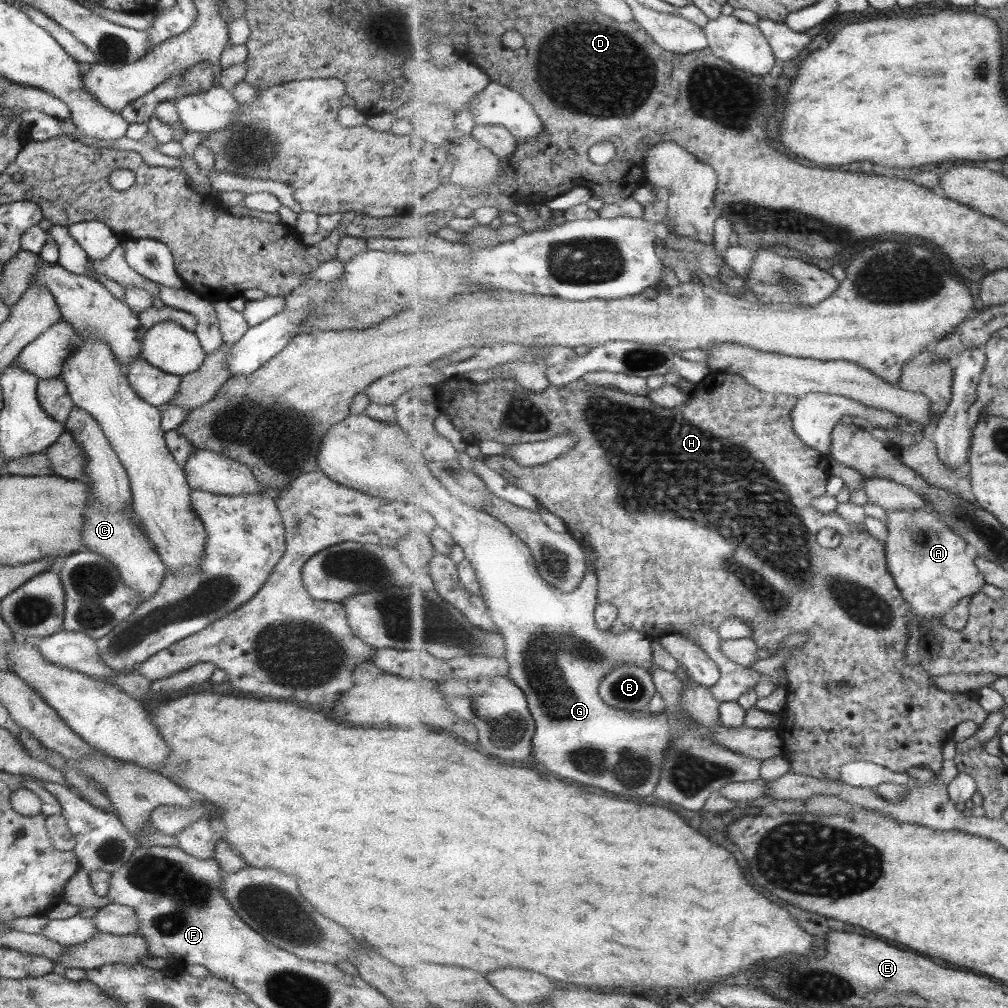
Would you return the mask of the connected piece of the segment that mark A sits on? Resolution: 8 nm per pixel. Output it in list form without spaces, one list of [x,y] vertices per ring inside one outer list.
[[[927,507],[915,510],[887,511],[889,538],[887,540],[886,560],[891,575],[894,576],[902,596],[915,609],[923,624],[932,625],[935,621],[943,623],[942,618],[949,609],[959,606],[963,598],[972,598],[982,593],[985,578],[981,576],[979,568],[975,566],[973,552],[959,534],[947,527],[938,514]]]

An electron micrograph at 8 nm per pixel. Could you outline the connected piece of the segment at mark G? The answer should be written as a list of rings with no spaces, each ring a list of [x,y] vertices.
[[[362,412],[362,413],[359,413],[359,414],[358,414],[358,415],[348,415],[348,416],[347,416],[347,417],[345,417],[345,418],[344,418],[344,419],[343,419],[343,420],[342,420],[342,421],[341,421],[341,422],[337,422],[337,423],[335,423],[335,424],[334,424],[334,425],[333,425],[333,426],[331,426],[331,427],[329,427],[329,428],[328,428],[328,429],[327,429],[327,432],[326,432],[326,433],[325,433],[325,434],[324,434],[324,435],[323,435],[323,438],[322,438],[322,441],[321,441],[321,442],[320,442],[320,449],[319,449],[319,452],[318,452],[318,453],[317,453],[317,458],[316,458],[316,463],[317,463],[317,466],[318,466],[318,468],[317,468],[317,470],[318,470],[318,471],[319,471],[319,472],[321,472],[321,473],[323,473],[323,474],[324,474],[324,475],[325,475],[325,476],[326,476],[326,477],[327,477],[327,478],[329,478],[329,479],[331,479],[331,480],[332,480],[332,481],[333,481],[333,482],[337,482],[337,483],[339,483],[339,484],[340,484],[340,485],[341,485],[341,486],[347,486],[347,487],[350,487],[350,488],[351,488],[351,489],[353,489],[353,490],[357,490],[357,491],[362,491],[362,493],[363,493],[363,494],[369,494],[369,495],[371,495],[371,496],[378,496],[378,497],[379,497],[379,498],[385,498],[385,499],[390,499],[390,500],[397,500],[397,501],[401,501],[401,502],[403,502],[403,501],[404,501],[404,502],[405,502],[405,504],[407,504],[407,502],[409,502],[409,504],[407,504],[407,505],[408,505],[408,511],[409,511],[409,512],[411,512],[411,514],[412,514],[412,515],[413,515],[413,517],[414,517],[414,518],[416,518],[416,519],[421,519],[421,520],[423,520],[423,521],[425,521],[425,522],[426,522],[426,523],[432,523],[432,524],[434,524],[434,525],[436,525],[436,526],[438,526],[438,527],[442,527],[442,528],[445,528],[445,530],[447,530],[447,531],[449,531],[449,532],[450,532],[450,534],[451,534],[451,535],[452,535],[452,536],[453,536],[453,539],[455,539],[455,543],[456,543],[456,545],[458,545],[458,546],[461,546],[461,548],[463,548],[463,549],[464,549],[464,552],[465,552],[465,555],[466,555],[466,560],[469,560],[469,562],[471,562],[471,564],[472,564],[472,565],[473,565],[473,566],[474,566],[474,568],[475,568],[475,572],[476,572],[476,573],[477,573],[477,574],[478,574],[478,581],[479,581],[479,582],[480,582],[480,583],[482,583],[482,590],[483,590],[483,595],[482,595],[482,597],[483,597],[483,598],[484,598],[484,599],[485,599],[485,600],[486,600],[486,603],[487,603],[487,606],[488,606],[488,607],[490,607],[490,613],[491,613],[491,618],[492,618],[492,619],[494,619],[494,621],[495,621],[495,624],[496,624],[496,625],[497,625],[497,626],[498,626],[498,627],[499,627],[499,632],[500,632],[500,633],[501,633],[501,634],[502,634],[502,635],[503,635],[503,636],[504,636],[504,637],[505,637],[505,642],[506,642],[506,647],[507,647],[507,656],[506,656],[506,658],[507,658],[507,659],[506,659],[506,660],[507,660],[507,662],[508,662],[508,664],[509,664],[509,671],[510,671],[510,673],[509,673],[509,674],[508,674],[508,676],[509,676],[509,677],[511,677],[511,678],[512,678],[512,679],[514,679],[514,681],[515,681],[515,682],[516,682],[516,683],[518,683],[518,685],[519,685],[519,686],[520,686],[520,687],[522,687],[522,689],[523,689],[523,692],[524,692],[524,693],[525,693],[525,694],[526,694],[526,697],[527,697],[527,700],[528,700],[528,705],[529,705],[529,706],[530,706],[530,707],[531,707],[531,712],[532,712],[532,716],[533,716],[533,717],[535,717],[535,722],[536,722],[536,733],[535,733],[535,736],[534,736],[534,737],[533,737],[533,746],[532,746],[532,756],[533,756],[533,758],[535,758],[535,760],[533,760],[533,761],[532,761],[532,763],[534,763],[534,764],[537,764],[537,766],[538,766],[538,767],[540,767],[540,768],[544,768],[544,769],[545,769],[545,770],[546,770],[546,771],[548,771],[548,772],[551,772],[551,773],[552,773],[552,774],[555,774],[555,776],[558,776],[558,777],[559,777],[559,778],[571,778],[571,780],[577,780],[577,782],[583,782],[583,784],[591,784],[591,786],[595,786],[595,784],[599,784],[599,788],[603,788],[603,790],[609,790],[609,792],[617,792],[617,794],[625,794],[625,796],[647,796],[647,798],[645,798],[645,800],[650,800],[650,799],[652,799],[652,798],[653,798],[653,794],[654,794],[654,792],[655,792],[655,789],[656,789],[656,788],[657,788],[657,785],[658,785],[658,782],[659,782],[659,781],[660,781],[660,778],[661,778],[661,773],[662,773],[662,766],[663,766],[663,763],[664,763],[664,760],[665,760],[665,757],[666,757],[666,750],[667,750],[667,749],[668,749],[668,748],[669,748],[669,747],[670,747],[670,743],[671,743],[671,742],[672,742],[672,740],[674,740],[674,736],[676,736],[676,734],[680,734],[680,733],[684,733],[684,732],[685,732],[685,731],[687,731],[687,730],[685,730],[685,728],[689,728],[689,729],[693,729],[693,727],[694,727],[694,728],[701,728],[701,729],[703,729],[703,733],[705,733],[705,735],[706,735],[706,736],[708,736],[708,737],[709,737],[709,738],[710,738],[710,739],[711,739],[711,740],[712,740],[712,741],[713,741],[713,742],[716,742],[716,743],[717,743],[717,744],[721,744],[721,745],[723,745],[723,746],[726,746],[726,747],[727,747],[727,748],[729,748],[729,750],[734,750],[734,751],[735,751],[735,752],[736,752],[736,753],[737,753],[737,754],[742,754],[742,755],[745,755],[745,756],[750,756],[750,757],[753,757],[753,758],[758,758],[758,759],[759,759],[759,760],[760,760],[760,761],[762,761],[762,760],[767,760],[767,758],[773,758],[773,756],[783,756],[783,754],[784,754],[784,753],[785,753],[785,746],[784,746],[784,740],[783,740],[783,739],[782,739],[782,737],[781,737],[781,735],[780,735],[780,732],[778,732],[778,731],[776,731],[776,730],[775,730],[775,729],[766,729],[766,728],[755,728],[755,727],[748,727],[748,726],[747,726],[747,725],[746,725],[746,724],[745,724],[745,725],[743,725],[743,726],[740,726],[740,727],[739,727],[739,728],[738,728],[738,729],[736,729],[736,728],[732,728],[732,729],[728,729],[728,728],[727,728],[727,727],[726,727],[726,726],[725,726],[725,725],[723,725],[723,724],[722,724],[722,723],[721,723],[721,725],[717,725],[717,726],[714,726],[714,727],[713,727],[713,728],[712,728],[712,729],[711,729],[711,730],[705,730],[705,728],[702,728],[702,726],[701,726],[701,725],[700,725],[700,724],[699,724],[699,723],[696,723],[696,721],[694,721],[694,720],[692,720],[692,719],[691,719],[691,718],[690,718],[690,717],[689,717],[689,716],[688,716],[688,717],[685,717],[685,716],[684,716],[684,715],[683,715],[683,716],[682,716],[682,715],[681,715],[681,714],[680,714],[680,713],[679,713],[679,714],[678,714],[678,715],[676,715],[676,714],[674,714],[674,713],[672,713],[672,712],[670,712],[670,713],[669,713],[669,714],[668,714],[668,713],[667,713],[667,712],[666,712],[666,710],[663,710],[663,712],[661,712],[661,714],[657,714],[657,712],[651,712],[651,710],[650,710],[650,709],[649,709],[649,707],[648,707],[648,706],[647,706],[647,707],[646,707],[646,706],[645,706],[645,708],[643,708],[643,710],[621,710],[621,709],[618,709],[618,708],[615,708],[615,707],[614,707],[614,706],[611,706],[611,705],[610,705],[610,704],[607,704],[607,703],[606,703],[606,702],[605,702],[605,701],[604,701],[604,700],[603,700],[603,699],[602,699],[602,695],[601,695],[601,694],[600,694],[600,686],[601,686],[601,684],[602,684],[602,680],[603,680],[603,679],[604,679],[604,678],[605,678],[605,677],[606,677],[606,676],[607,676],[607,675],[608,675],[608,674],[609,674],[609,673],[611,673],[611,672],[612,672],[612,671],[613,671],[613,670],[615,670],[615,668],[619,668],[619,666],[629,666],[629,664],[631,664],[631,666],[639,666],[639,667],[642,667],[642,668],[645,668],[645,670],[647,670],[647,671],[649,671],[649,672],[651,672],[651,670],[655,670],[655,668],[659,668],[659,667],[658,667],[658,666],[656,666],[656,665],[655,665],[655,664],[654,664],[654,663],[653,663],[653,650],[651,650],[651,642],[652,642],[652,641],[653,641],[653,638],[649,638],[649,637],[648,637],[648,636],[647,636],[647,635],[646,635],[646,634],[643,634],[643,633],[642,633],[642,632],[639,632],[639,631],[638,631],[638,630],[635,630],[635,629],[631,629],[631,628],[630,628],[630,629],[629,629],[629,630],[628,630],[628,631],[627,631],[627,632],[618,632],[618,631],[613,631],[613,630],[611,630],[611,629],[608,629],[608,630],[603,630],[603,629],[602,629],[602,627],[599,627],[599,626],[598,626],[598,623],[597,623],[597,622],[596,622],[596,620],[595,620],[595,615],[594,615],[594,614],[595,614],[595,610],[596,610],[596,606],[597,606],[597,605],[598,605],[598,604],[599,604],[599,602],[598,602],[598,591],[599,591],[599,585],[598,585],[598,575],[597,575],[597,574],[596,574],[596,572],[595,572],[595,571],[594,571],[594,570],[593,570],[593,569],[591,569],[591,568],[590,568],[590,565],[591,565],[591,562],[593,562],[593,560],[594,560],[594,559],[595,559],[595,556],[594,556],[594,554],[593,554],[593,553],[590,553],[590,552],[589,552],[589,550],[587,550],[587,548],[586,548],[586,547],[583,547],[583,546],[582,546],[582,548],[583,548],[583,554],[585,554],[585,564],[587,564],[587,565],[588,565],[588,566],[589,566],[589,568],[588,568],[588,569],[587,569],[587,570],[586,570],[586,571],[585,571],[585,576],[583,576],[583,580],[581,580],[581,584],[579,584],[579,586],[577,586],[577,588],[575,588],[575,590],[573,590],[573,592],[571,592],[571,593],[567,593],[567,592],[565,592],[565,591],[561,591],[561,590],[559,590],[559,588],[557,588],[557,587],[555,587],[555,586],[553,586],[553,585],[552,585],[552,584],[551,584],[551,583],[550,583],[550,582],[547,582],[547,581],[546,581],[546,579],[545,579],[545,578],[543,578],[543,577],[542,577],[542,575],[541,575],[541,574],[539,574],[539,571],[538,571],[538,564],[536,564],[536,563],[535,563],[535,558],[534,558],[534,552],[533,552],[533,551],[531,551],[531,548],[529,548],[529,547],[527,547],[527,544],[526,544],[526,543],[525,543],[525,542],[524,542],[524,541],[523,541],[523,540],[522,540],[522,539],[521,539],[521,538],[520,538],[520,537],[519,537],[519,535],[517,535],[517,534],[516,534],[516,532],[515,532],[515,531],[513,531],[513,530],[511,530],[511,528],[510,528],[510,527],[509,527],[509,526],[506,526],[506,523],[504,523],[504,522],[501,522],[501,521],[500,521],[500,520],[499,520],[499,519],[498,519],[498,518],[495,518],[495,515],[492,515],[492,514],[488,514],[488,513],[486,513],[486,511],[480,511],[480,510],[479,510],[479,509],[478,509],[478,508],[475,508],[475,507],[472,507],[472,506],[469,506],[469,505],[464,505],[464,504],[463,504],[463,502],[461,502],[461,501],[460,501],[460,500],[459,500],[459,499],[458,499],[458,498],[457,498],[457,497],[456,497],[456,496],[455,496],[455,495],[454,495],[454,494],[451,494],[451,491],[450,491],[450,490],[447,490],[447,487],[446,487],[446,486],[443,486],[443,483],[442,483],[442,482],[441,482],[441,481],[440,481],[440,480],[439,480],[439,479],[438,479],[438,478],[437,478],[437,477],[436,477],[436,476],[435,476],[435,475],[434,475],[434,474],[433,474],[433,473],[432,473],[432,472],[431,472],[431,469],[430,469],[430,467],[429,467],[429,466],[428,466],[428,464],[427,464],[427,461],[426,461],[426,457],[425,457],[425,455],[424,455],[424,453],[423,453],[423,452],[424,452],[424,448],[422,448],[422,453],[418,453],[418,452],[417,452],[417,451],[416,451],[416,450],[415,450],[415,447],[414,447],[414,446],[411,446],[411,445],[410,445],[410,444],[409,444],[409,441],[408,441],[408,438],[407,438],[407,435],[406,435],[406,432],[405,432],[405,431],[404,431],[404,430],[403,430],[403,429],[402,429],[402,428],[401,428],[401,427],[400,427],[400,426],[399,426],[399,425],[397,425],[397,424],[396,424],[396,423],[393,423],[393,424],[387,424],[387,423],[384,423],[384,422],[379,422],[379,421],[376,421],[376,420],[375,420],[375,419],[372,419],[372,418],[369,418],[369,417],[368,417],[368,416],[367,416],[367,415],[365,415],[365,414],[364,414],[364,413],[363,413],[363,412]]]

